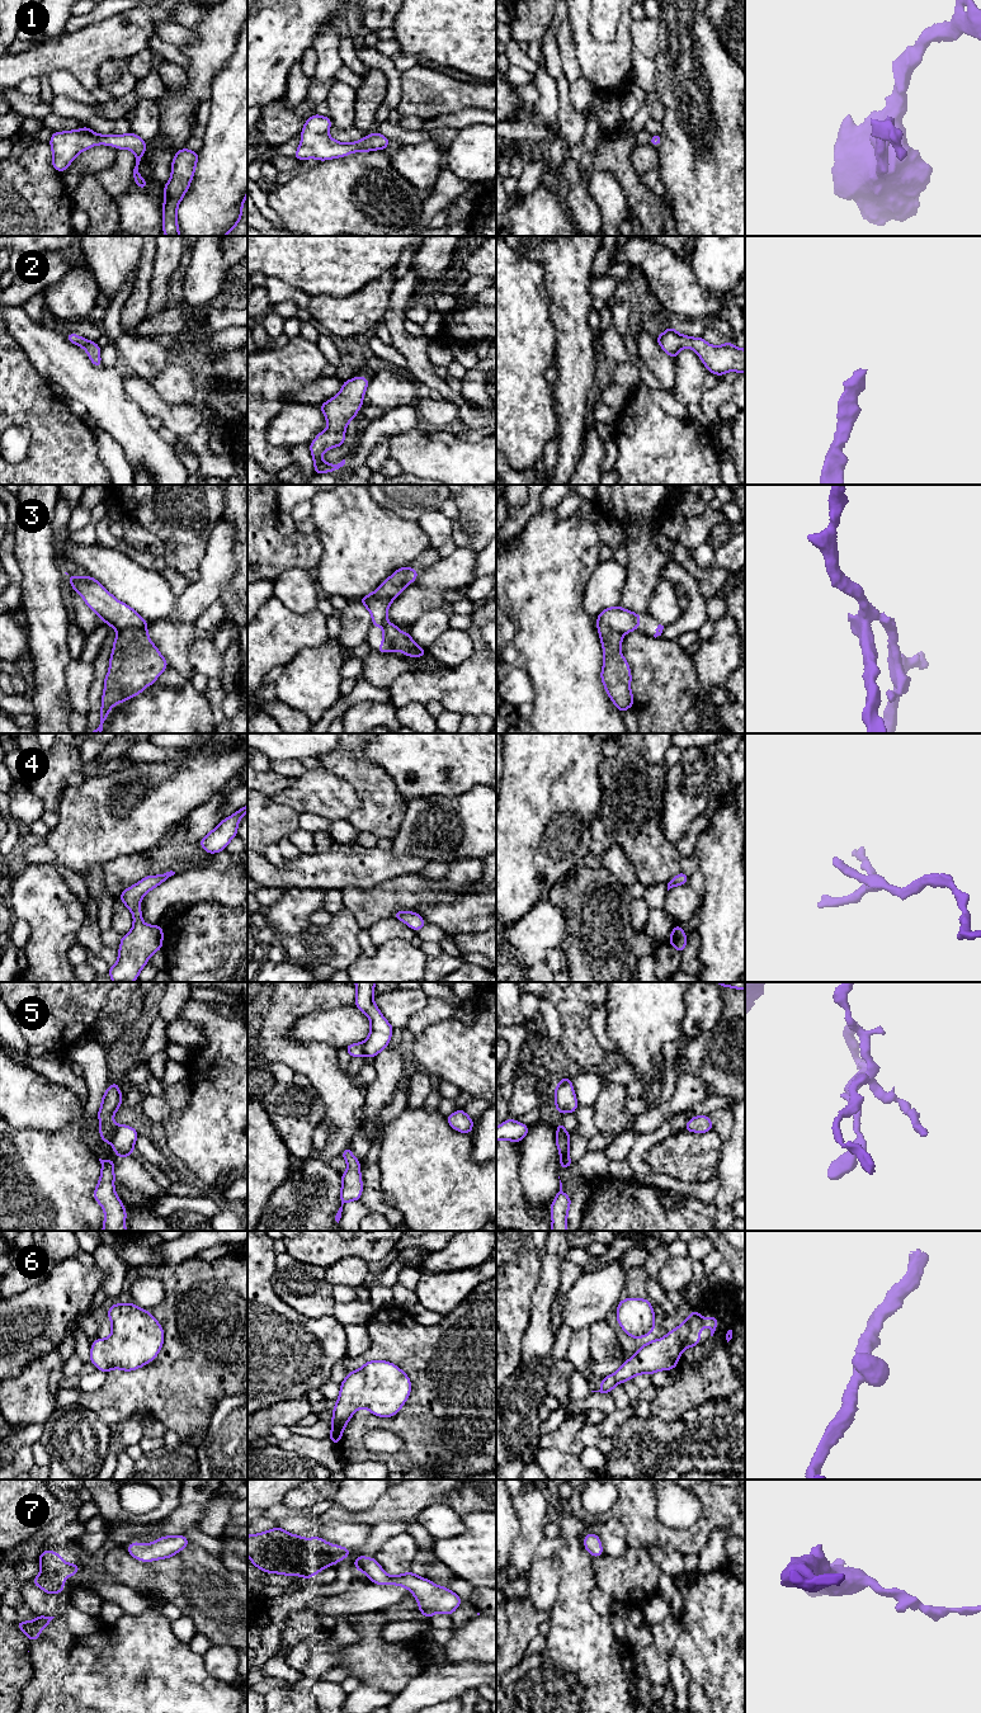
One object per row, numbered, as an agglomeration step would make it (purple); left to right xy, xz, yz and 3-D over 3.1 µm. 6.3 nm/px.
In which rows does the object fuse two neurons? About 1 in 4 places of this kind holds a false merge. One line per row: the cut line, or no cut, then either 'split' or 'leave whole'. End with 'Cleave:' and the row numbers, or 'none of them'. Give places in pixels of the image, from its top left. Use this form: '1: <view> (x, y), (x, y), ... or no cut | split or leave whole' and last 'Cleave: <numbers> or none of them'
1: no cut | leave whole
2: no cut | leave whole
3: xy (146, 623), (117, 631) | split
4: no cut | leave whole
5: xy (117, 1126), (109, 1141) | split
6: no cut | leave whole
7: no cut | leave whole
Cleave: 3, 5

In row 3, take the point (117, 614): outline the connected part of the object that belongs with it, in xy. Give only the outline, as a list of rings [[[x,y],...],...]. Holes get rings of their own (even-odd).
[[[65,574],[70,577],[72,590],[76,590],[85,604],[115,631],[140,628],[147,624],[136,610],[115,599],[94,577]]]

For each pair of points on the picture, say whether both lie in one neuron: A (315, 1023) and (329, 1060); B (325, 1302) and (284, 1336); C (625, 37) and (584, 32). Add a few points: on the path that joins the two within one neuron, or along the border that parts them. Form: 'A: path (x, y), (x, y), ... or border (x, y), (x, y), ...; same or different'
A: border (293, 1041), (324, 1042), (336, 1050); different
B: border (283, 1299), (297, 1312), (307, 1317), (331, 1316); different
C: path (614, 47), (597, 47), (592, 42); same

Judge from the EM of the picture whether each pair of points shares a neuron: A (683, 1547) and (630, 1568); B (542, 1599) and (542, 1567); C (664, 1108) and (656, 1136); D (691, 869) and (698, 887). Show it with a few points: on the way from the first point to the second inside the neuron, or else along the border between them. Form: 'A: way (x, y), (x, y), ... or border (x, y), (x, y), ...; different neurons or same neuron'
A: border (630, 1546), (645, 1548); different neurons
B: way (542, 1591), (542, 1575); same neuron
C: border (673, 1114), (668, 1115), (655, 1129), (635, 1136); different neurons
D: way (693, 873), (697, 883); same neuron

